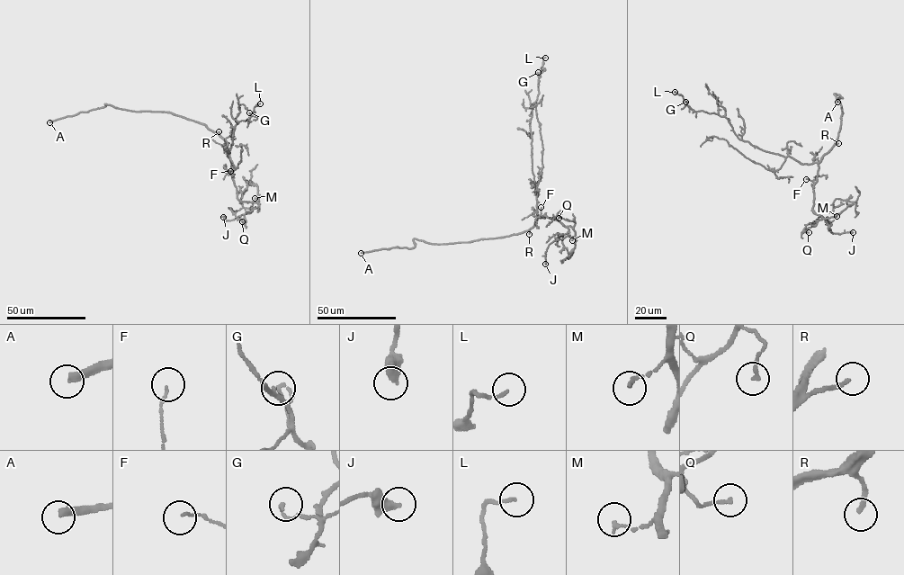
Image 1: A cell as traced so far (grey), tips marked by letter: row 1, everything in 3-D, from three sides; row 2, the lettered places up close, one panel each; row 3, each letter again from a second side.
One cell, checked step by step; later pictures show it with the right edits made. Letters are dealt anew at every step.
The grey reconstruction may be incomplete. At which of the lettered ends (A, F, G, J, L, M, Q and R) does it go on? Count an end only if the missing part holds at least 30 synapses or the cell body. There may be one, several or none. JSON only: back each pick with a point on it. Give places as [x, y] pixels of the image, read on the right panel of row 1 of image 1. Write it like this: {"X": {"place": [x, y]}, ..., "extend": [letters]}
{"A": {"place": [837, 102]}, "R": {"place": [838, 143]}, "extend": ["A", "R"]}

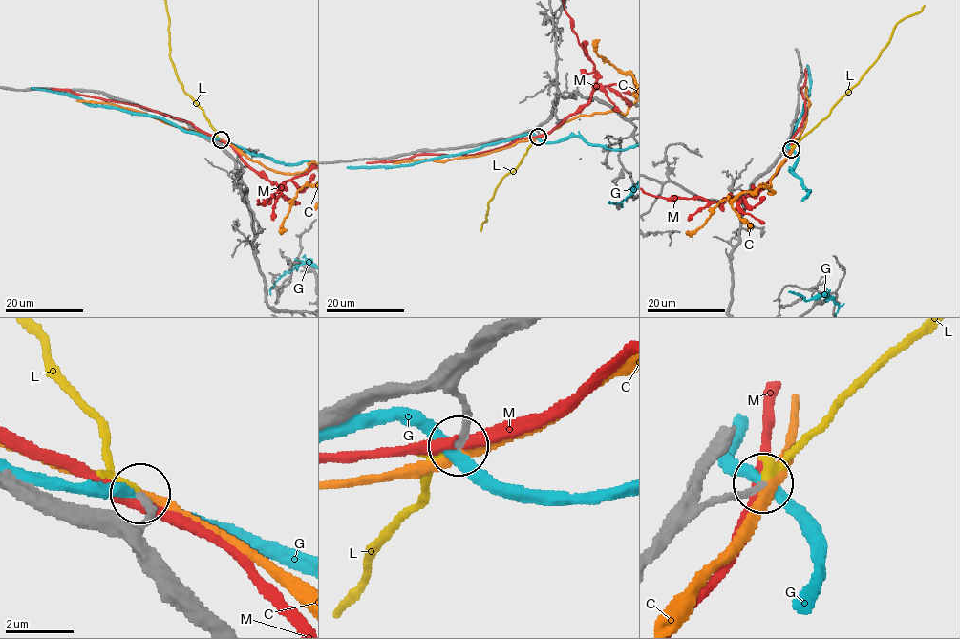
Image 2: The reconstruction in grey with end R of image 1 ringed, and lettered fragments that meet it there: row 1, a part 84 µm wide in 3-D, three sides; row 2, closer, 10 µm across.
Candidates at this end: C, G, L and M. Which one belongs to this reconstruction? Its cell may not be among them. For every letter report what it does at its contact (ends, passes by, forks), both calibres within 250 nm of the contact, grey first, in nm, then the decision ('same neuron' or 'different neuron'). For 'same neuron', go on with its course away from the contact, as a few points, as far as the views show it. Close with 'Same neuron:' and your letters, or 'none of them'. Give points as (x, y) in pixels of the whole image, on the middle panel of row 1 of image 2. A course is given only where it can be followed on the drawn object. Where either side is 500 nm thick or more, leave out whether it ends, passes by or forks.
C: it passes by; 200 nm thick on the grey side, 300 nm on the other; different neuron
G: it passes by; 190 nm thick on the grey side, 320 nm on the other; different neuron
L: it passes by; 190 nm thick on the grey side, 240 nm on the other; same neuron
M: it passes by; 220 nm thick on the grey side, 320 nm on the other; different neuron
Same neuron: L

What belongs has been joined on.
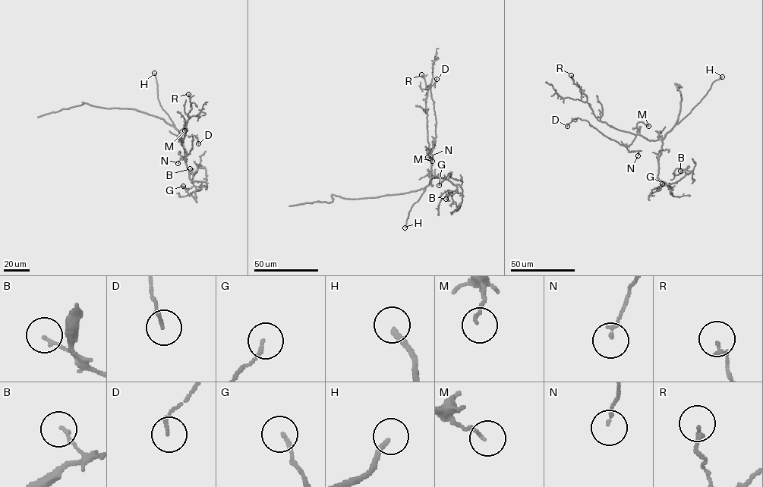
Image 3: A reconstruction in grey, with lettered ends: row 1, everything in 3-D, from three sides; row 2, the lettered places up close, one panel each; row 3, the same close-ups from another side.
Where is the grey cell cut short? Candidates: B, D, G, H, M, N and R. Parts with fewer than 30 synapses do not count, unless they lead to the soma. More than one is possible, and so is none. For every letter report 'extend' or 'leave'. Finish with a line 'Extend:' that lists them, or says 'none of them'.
B: leave
D: leave
G: leave
H: extend
M: leave
N: leave
R: leave
Extend: H

